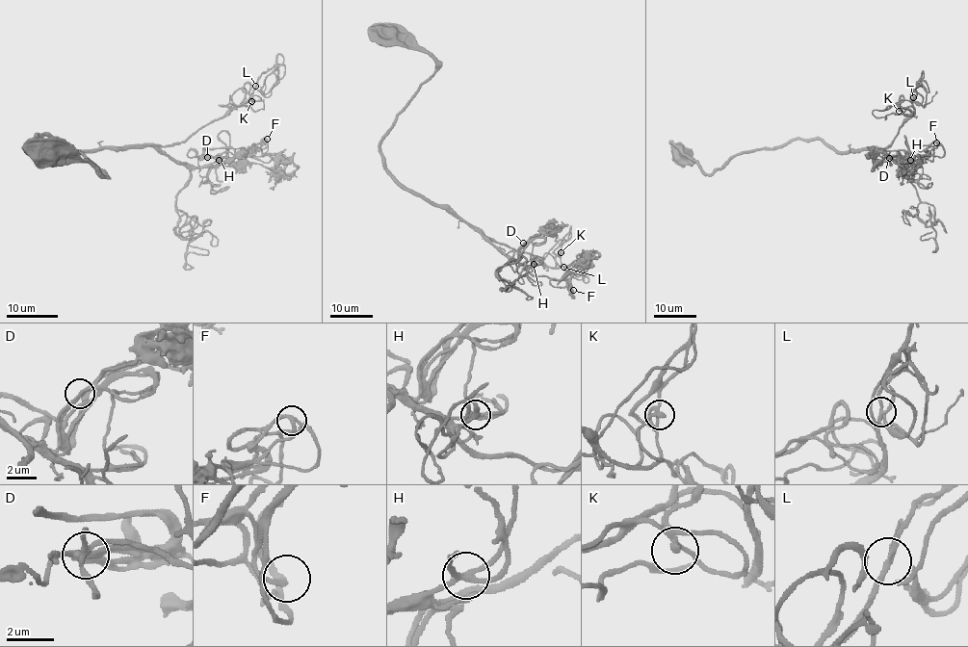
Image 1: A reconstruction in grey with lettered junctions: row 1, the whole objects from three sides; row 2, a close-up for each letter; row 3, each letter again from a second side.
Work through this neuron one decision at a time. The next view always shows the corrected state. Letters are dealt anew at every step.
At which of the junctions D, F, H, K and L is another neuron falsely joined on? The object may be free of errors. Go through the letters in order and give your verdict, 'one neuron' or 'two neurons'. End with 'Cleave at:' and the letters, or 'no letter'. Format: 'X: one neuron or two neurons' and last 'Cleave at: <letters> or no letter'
D: one neuron
F: one neuron
H: one neuron
K: one neuron
L: one neuron
Cleave at: no letter

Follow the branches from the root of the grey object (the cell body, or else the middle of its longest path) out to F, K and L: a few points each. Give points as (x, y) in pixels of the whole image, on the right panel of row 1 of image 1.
F: (679, 155), (713, 173), (741, 153), (821, 140), (836, 151), (879, 149), (913, 166), (936, 142)
K: (679, 155), (713, 173), (792, 140), (883, 149), (911, 113), (901, 100), (899, 111)
L: (679, 155), (713, 173), (741, 153), (792, 140), (821, 140), (836, 151), (883, 149), (914, 113), (913, 97)

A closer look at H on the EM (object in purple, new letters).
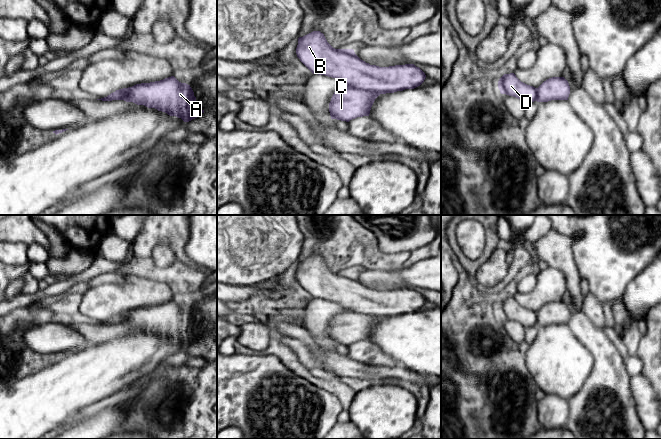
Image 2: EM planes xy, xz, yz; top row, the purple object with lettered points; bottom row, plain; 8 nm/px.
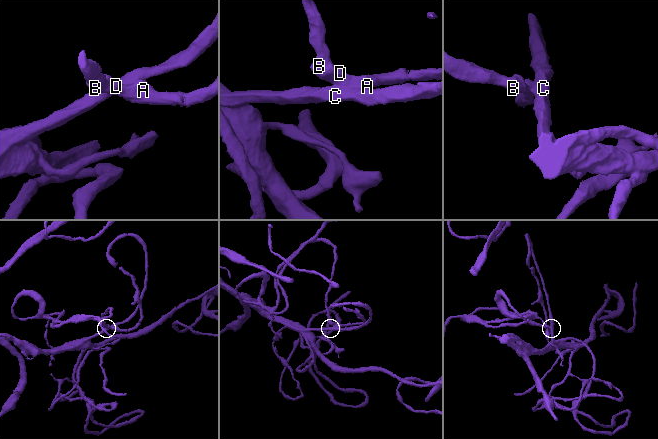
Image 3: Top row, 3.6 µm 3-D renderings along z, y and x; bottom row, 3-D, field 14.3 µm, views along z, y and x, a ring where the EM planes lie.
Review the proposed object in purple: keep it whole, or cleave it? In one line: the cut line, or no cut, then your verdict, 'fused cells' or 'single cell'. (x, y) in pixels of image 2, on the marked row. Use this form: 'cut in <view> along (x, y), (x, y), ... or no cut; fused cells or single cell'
no cut; single cell

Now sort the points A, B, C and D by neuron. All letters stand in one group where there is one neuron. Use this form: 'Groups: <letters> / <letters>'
Groups: A B C D

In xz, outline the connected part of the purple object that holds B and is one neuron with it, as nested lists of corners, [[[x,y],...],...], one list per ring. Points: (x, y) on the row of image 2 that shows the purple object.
[[[313,31],[298,38],[297,57],[313,73],[340,80],[346,87],[334,92],[329,103],[331,119],[349,122],[357,117],[369,116],[375,99],[380,94],[394,93],[420,86],[425,73],[414,64],[379,67],[361,60],[353,49],[335,49],[326,40],[323,33]]]

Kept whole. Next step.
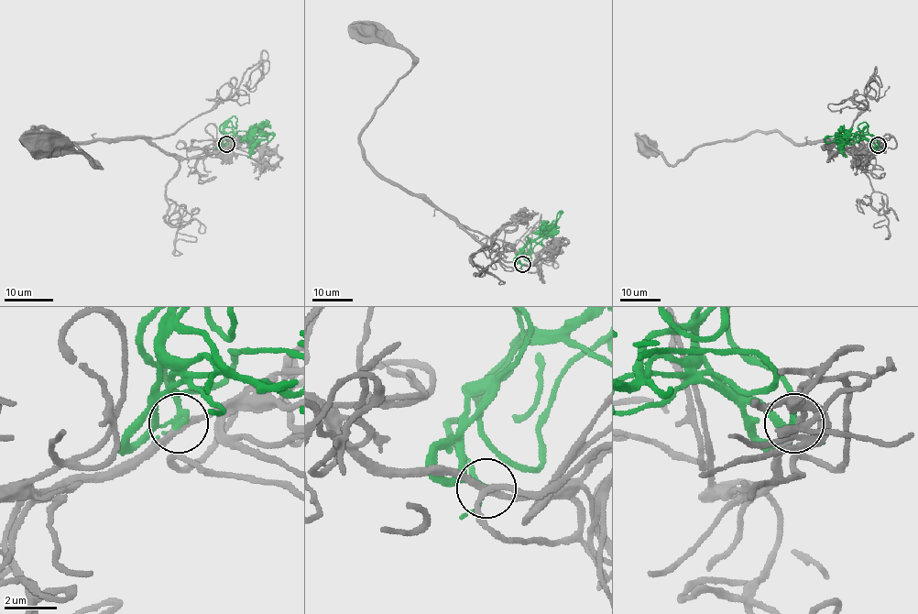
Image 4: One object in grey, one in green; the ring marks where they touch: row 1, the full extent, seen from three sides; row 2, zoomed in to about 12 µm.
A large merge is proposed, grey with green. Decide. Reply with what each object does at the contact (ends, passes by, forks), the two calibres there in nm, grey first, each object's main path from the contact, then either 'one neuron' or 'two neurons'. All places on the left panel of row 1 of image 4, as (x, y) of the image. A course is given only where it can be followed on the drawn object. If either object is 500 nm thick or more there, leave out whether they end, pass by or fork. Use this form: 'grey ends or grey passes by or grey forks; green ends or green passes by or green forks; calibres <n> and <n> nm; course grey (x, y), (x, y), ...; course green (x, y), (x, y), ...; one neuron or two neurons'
grey forks; green forks; calibres 190 and 170 nm; course grey (226, 145), (177, 158), (145, 138), (60, 141), (33, 127), (71, 142), (96, 168), (81, 153), (40, 146); course green (226, 144), (222, 141), (226, 137), (252, 137), (256, 140), (269, 141), (275, 134); one neuron

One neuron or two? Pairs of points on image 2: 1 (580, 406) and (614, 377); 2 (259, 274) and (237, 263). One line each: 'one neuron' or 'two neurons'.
1: one neuron
2: one neuron

